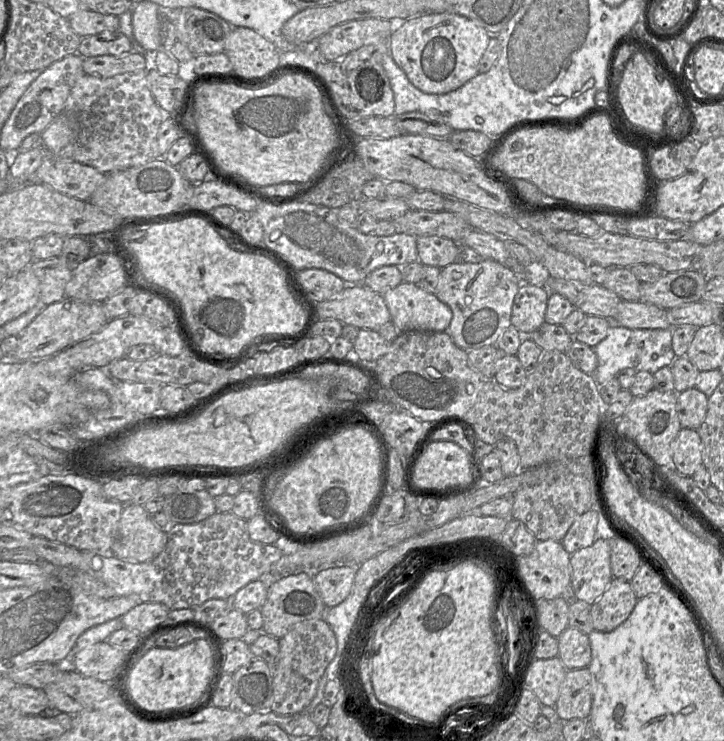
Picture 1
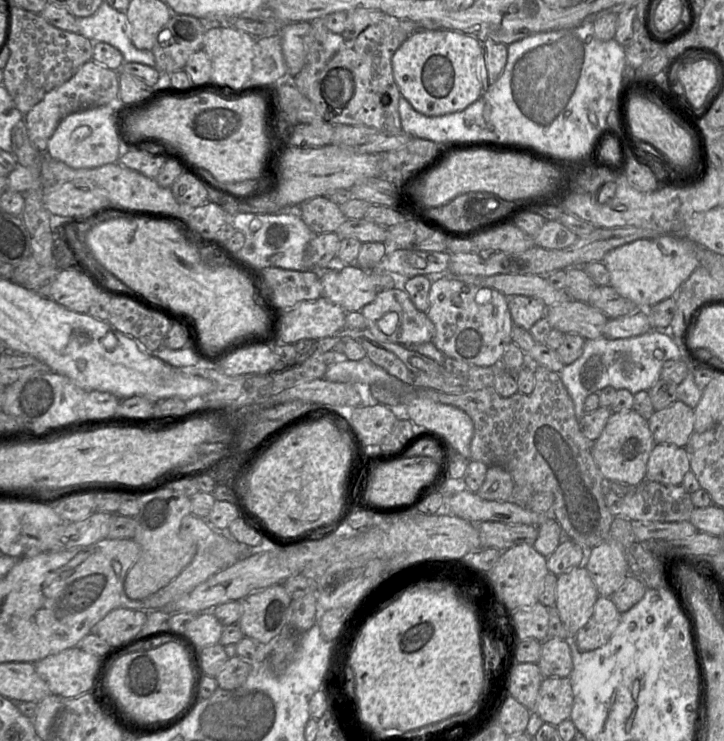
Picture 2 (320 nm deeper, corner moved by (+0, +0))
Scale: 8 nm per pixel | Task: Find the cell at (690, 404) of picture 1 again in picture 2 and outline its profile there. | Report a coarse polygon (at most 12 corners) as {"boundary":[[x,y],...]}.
{"boundary":[[682,401],[648,419],[656,444],[685,447],[694,409]]}

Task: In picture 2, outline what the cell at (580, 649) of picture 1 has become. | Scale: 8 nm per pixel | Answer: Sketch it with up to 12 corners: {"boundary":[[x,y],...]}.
{"boundary":[[542,641],[537,665],[543,678],[568,678],[568,641]]}

